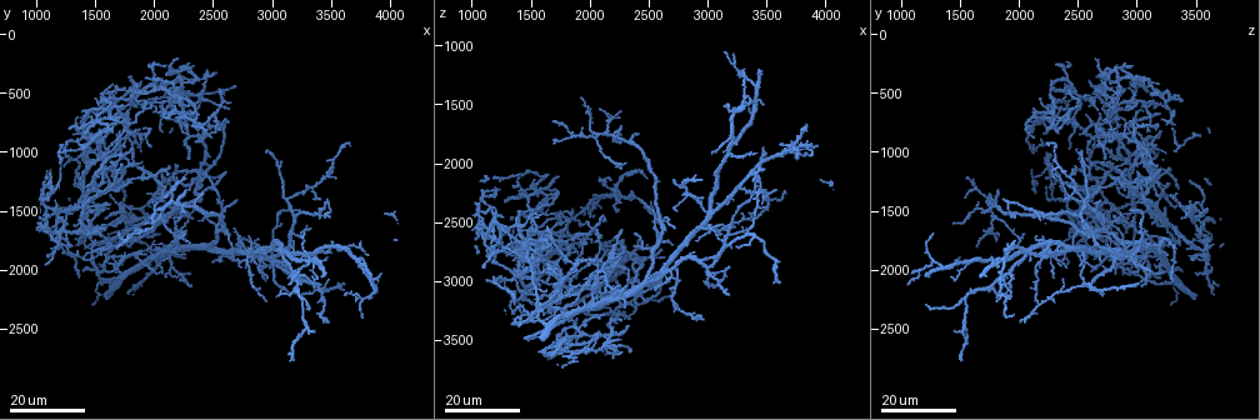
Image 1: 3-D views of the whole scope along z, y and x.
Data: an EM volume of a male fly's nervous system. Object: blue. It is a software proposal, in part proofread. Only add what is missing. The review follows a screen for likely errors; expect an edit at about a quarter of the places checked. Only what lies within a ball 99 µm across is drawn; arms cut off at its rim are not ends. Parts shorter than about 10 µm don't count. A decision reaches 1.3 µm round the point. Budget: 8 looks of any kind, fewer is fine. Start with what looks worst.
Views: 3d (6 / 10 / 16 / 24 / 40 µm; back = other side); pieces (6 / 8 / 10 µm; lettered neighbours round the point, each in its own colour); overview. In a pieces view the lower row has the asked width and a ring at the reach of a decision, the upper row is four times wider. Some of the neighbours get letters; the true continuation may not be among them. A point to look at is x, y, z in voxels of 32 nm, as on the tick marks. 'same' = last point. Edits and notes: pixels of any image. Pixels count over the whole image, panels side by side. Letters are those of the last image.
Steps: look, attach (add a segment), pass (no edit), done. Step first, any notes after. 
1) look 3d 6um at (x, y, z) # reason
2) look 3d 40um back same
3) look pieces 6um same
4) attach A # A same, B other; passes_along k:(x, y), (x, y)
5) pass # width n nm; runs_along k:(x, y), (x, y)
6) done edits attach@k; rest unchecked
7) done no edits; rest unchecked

look 3d 16um at (2380, 1160, 3200) # branch stops here

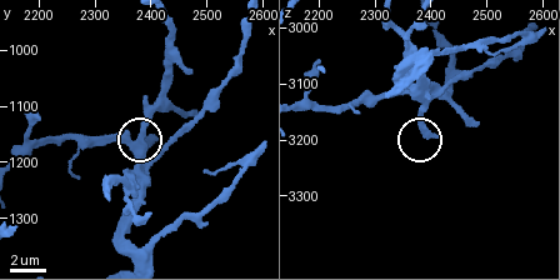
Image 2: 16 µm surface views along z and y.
look pieces 10um at (2405, 1160, 3190) # what lies round it

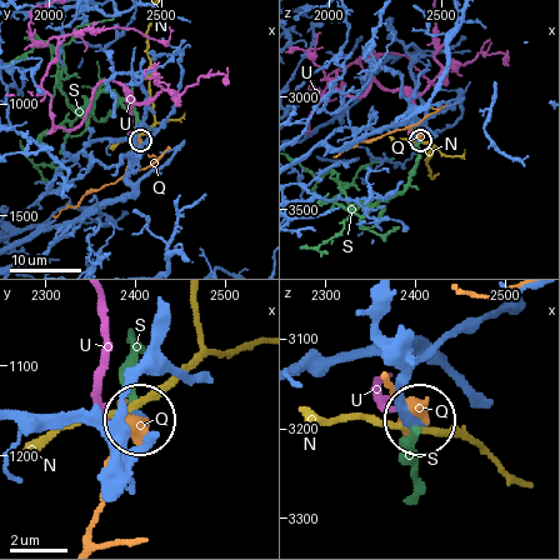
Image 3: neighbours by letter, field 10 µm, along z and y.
attach S # N other, Q other, S same, U other; it goes on there

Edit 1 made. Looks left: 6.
look overview

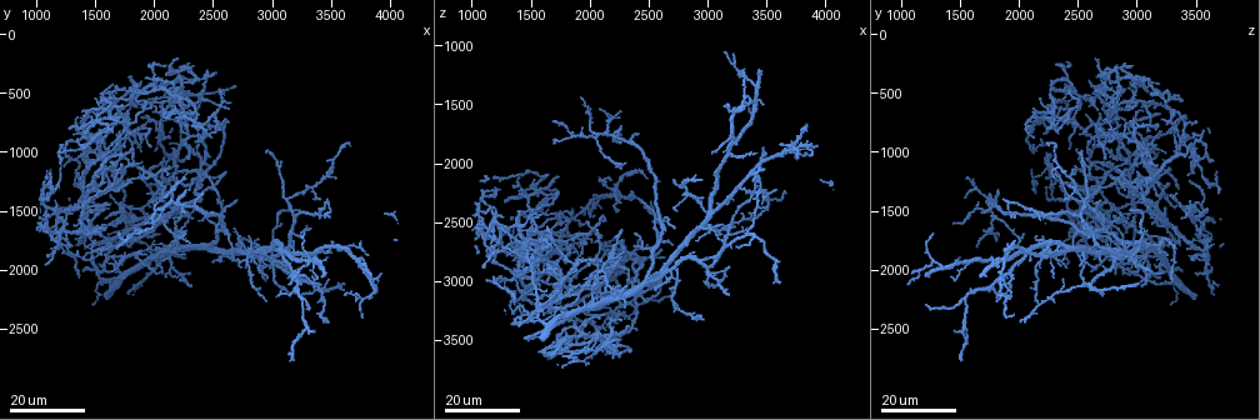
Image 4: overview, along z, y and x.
look 3d 16um at (2460, 760, 3200) # end of a long branch

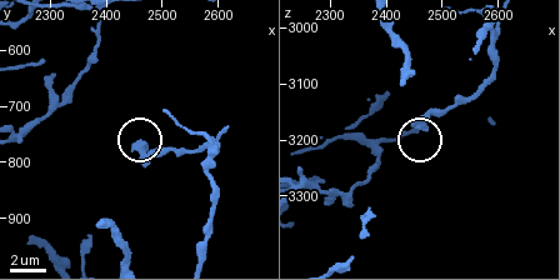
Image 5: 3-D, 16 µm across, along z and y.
look pieces 8um at (2455, 765, 3180)

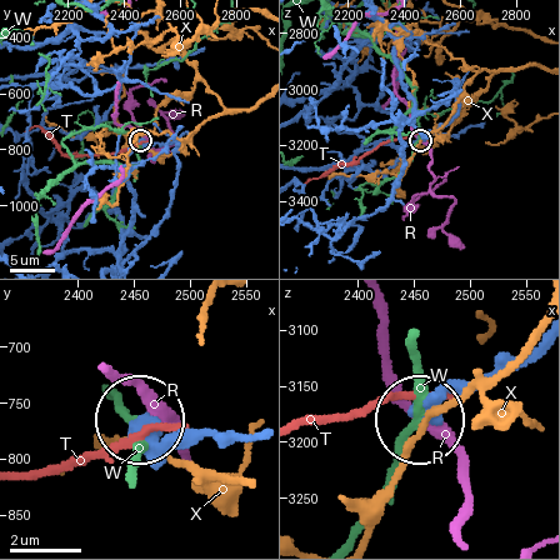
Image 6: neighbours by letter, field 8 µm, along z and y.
pass # R other, T other, W other, X other; runs_along 6:(239, 436), (168, 436), (144, 421); none of them fits

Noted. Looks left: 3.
look 3d 16um at (2320, 2120, 3060)

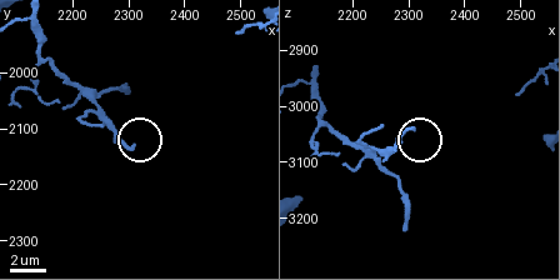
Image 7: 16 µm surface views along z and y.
look pieces 8um at (2305, 2135, 3040)

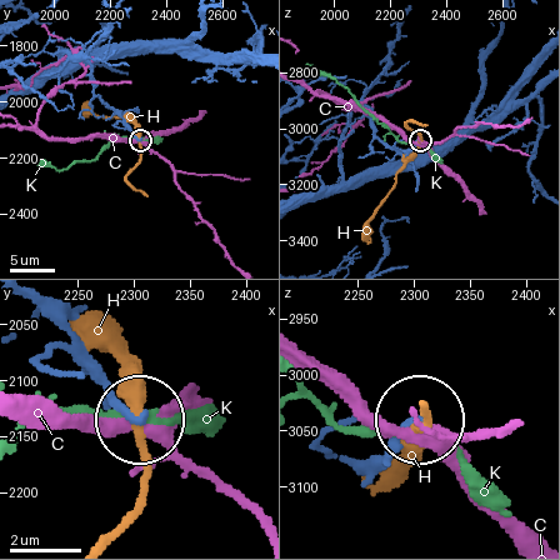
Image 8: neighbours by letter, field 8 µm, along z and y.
pass # width 180 nm; C other, H other, K other; runs_along 8:(31, 300), (75, 363), (135, 413); none of them fits

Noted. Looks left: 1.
done edits attach@3; rest unchecked

